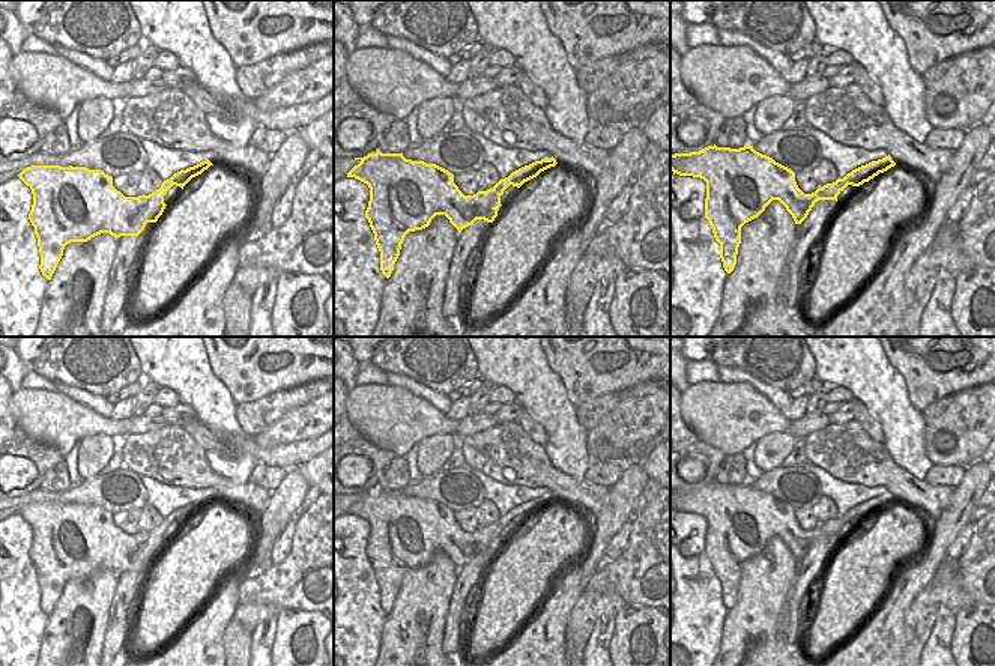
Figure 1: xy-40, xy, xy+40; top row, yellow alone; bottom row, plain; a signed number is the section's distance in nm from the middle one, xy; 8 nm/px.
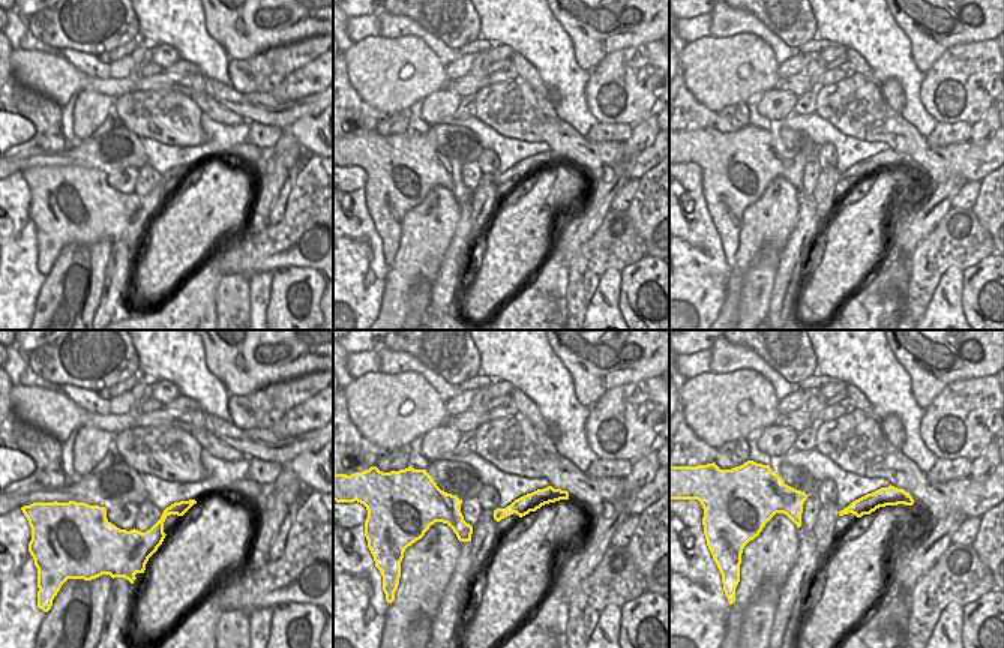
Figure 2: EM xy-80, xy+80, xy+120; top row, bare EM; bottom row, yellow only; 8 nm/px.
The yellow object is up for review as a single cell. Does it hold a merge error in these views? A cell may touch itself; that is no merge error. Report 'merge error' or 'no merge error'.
merge error

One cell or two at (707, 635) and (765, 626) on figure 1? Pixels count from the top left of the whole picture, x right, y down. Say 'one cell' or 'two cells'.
two cells

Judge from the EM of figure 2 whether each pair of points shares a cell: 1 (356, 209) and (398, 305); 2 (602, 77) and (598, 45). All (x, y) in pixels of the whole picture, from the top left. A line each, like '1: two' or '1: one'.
1: two
2: two

